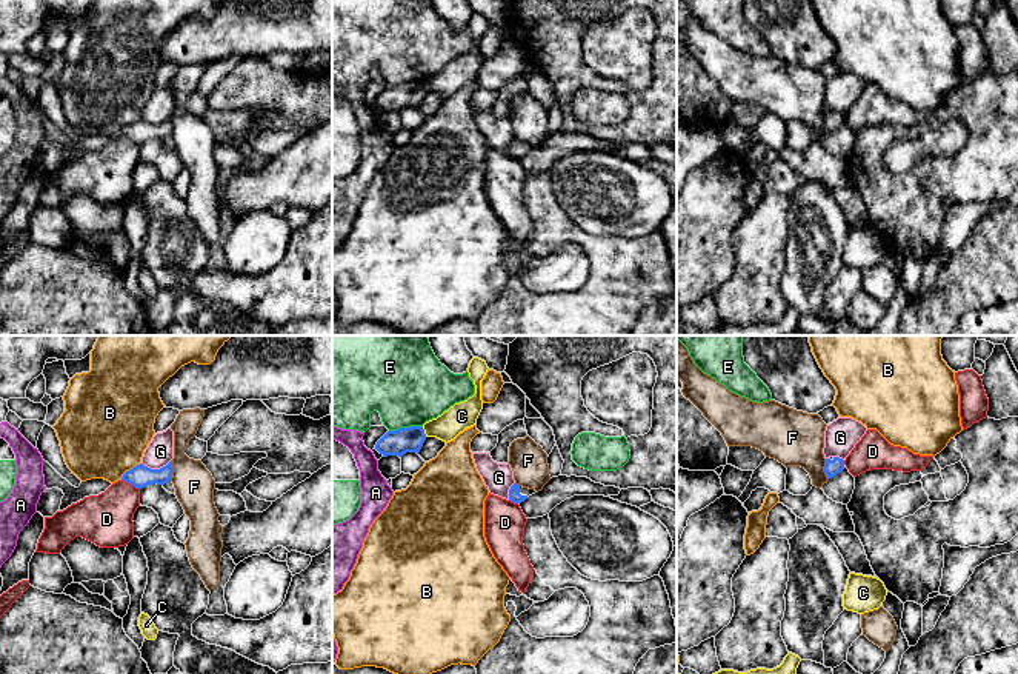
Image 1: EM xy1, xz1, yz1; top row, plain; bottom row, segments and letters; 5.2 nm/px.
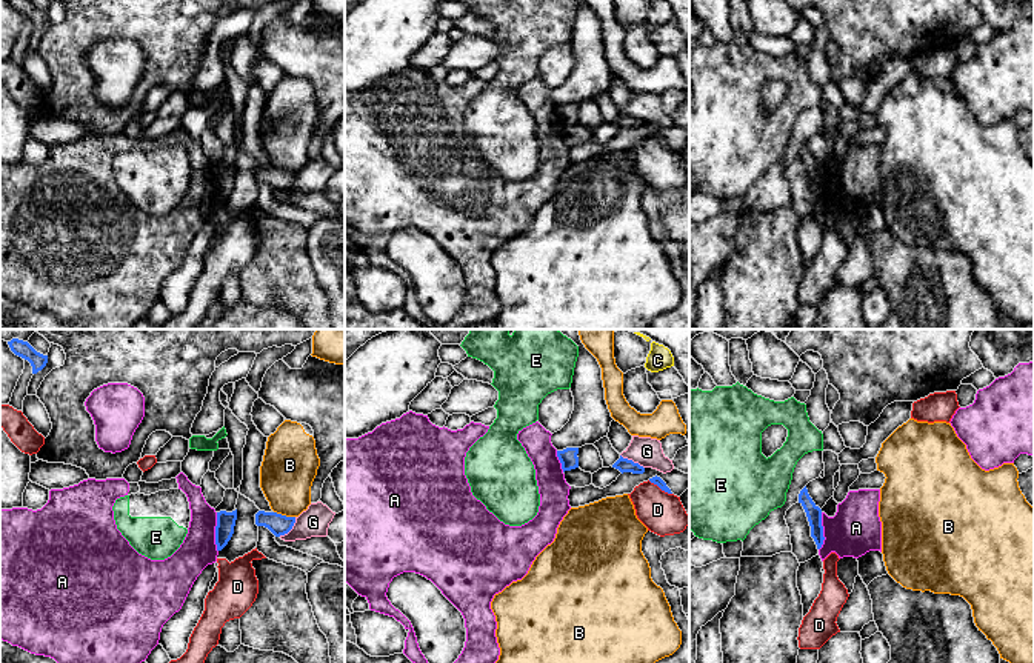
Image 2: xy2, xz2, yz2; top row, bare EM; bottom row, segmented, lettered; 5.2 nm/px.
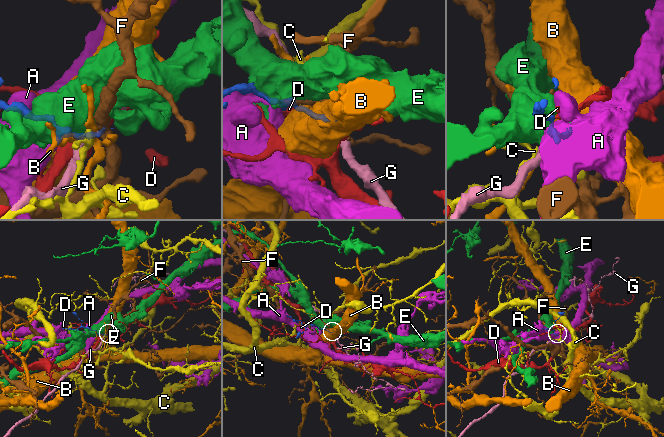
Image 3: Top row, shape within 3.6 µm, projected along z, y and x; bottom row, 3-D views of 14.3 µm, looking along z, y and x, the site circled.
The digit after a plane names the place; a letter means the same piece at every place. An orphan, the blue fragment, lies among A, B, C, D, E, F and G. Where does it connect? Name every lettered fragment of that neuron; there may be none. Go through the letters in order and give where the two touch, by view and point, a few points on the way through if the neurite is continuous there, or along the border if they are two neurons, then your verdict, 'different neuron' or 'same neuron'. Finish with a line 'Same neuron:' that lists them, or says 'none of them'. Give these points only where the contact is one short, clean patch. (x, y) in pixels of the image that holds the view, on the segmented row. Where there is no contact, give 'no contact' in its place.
A: contact xy2 (216, 533); different neuron
B: contact xy1 (129, 470); border xy1 (140, 463), (129, 468), (120, 479); different neuron
C: contact xz1 (423, 431); border xz1 (422, 427), (426, 436); different neuron
D: contact xz2 (660, 488); different neuron
E: contact xz1 (405, 428); different neuron
F: contact xy1 (172, 471); border xy1 (172, 460), (172, 477), (169, 480); different neuron
G: contact xy1 (156, 470); border xy1 (171, 459), (159, 468), (148, 468), (140, 463); different neuron
Same neuron: none of them

